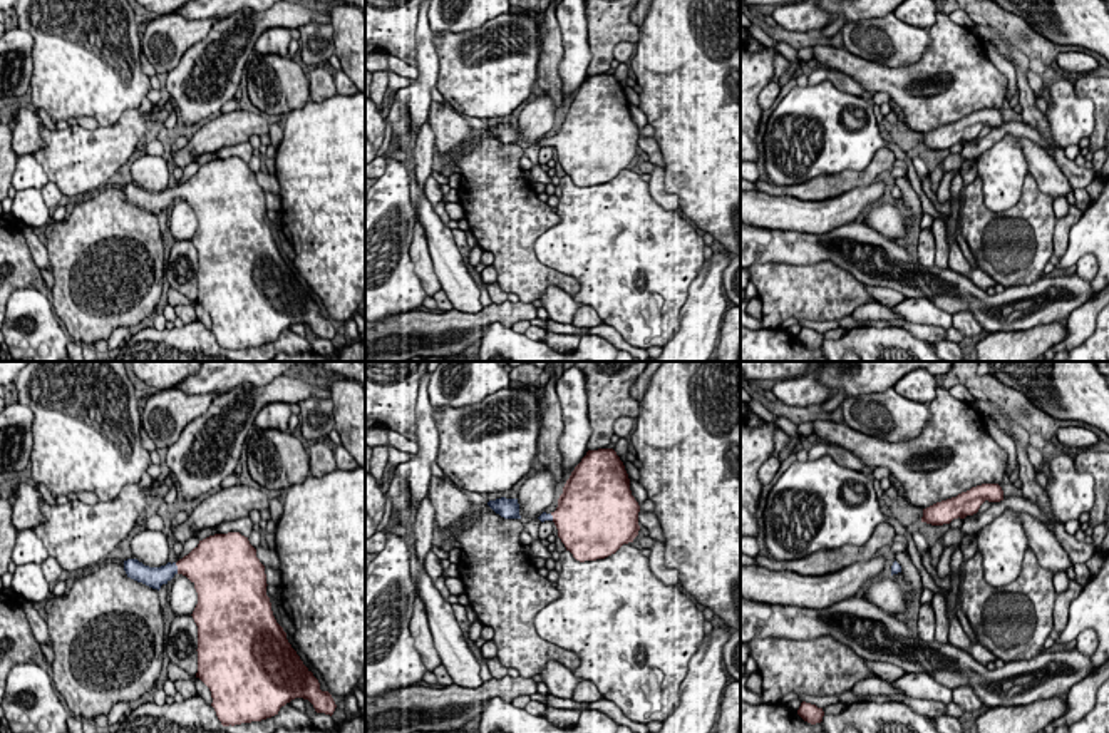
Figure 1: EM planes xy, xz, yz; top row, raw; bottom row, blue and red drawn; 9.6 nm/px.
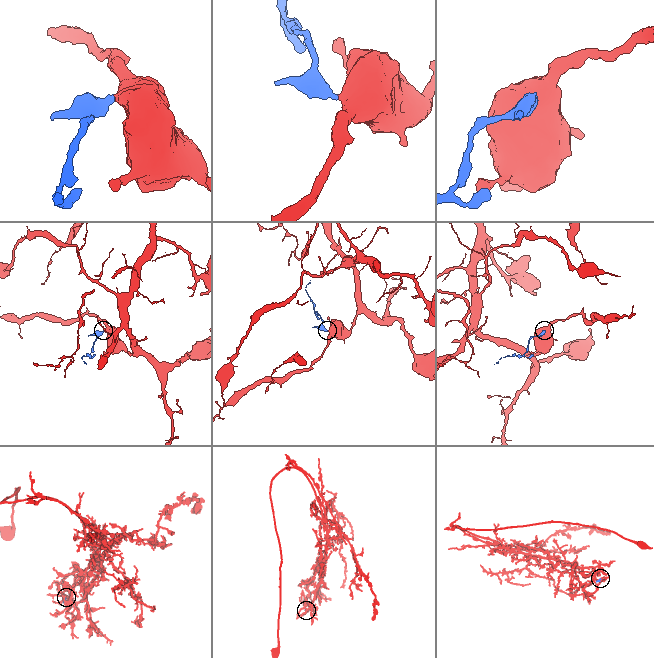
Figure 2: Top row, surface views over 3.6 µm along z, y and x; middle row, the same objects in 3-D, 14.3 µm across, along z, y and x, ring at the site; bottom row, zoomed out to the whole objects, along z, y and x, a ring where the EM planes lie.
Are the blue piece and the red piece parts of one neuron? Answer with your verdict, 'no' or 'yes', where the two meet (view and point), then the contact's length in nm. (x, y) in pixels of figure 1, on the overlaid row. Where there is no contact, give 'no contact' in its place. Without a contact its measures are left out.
yes; meets blue in xy at (176, 568); contact 120 nm long

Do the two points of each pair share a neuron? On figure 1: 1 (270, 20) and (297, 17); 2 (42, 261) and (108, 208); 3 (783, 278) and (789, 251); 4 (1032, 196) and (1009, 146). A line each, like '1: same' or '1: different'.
1: same
2: different
3: different
4: different

